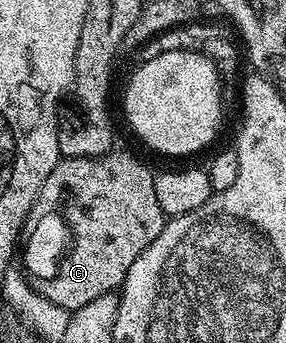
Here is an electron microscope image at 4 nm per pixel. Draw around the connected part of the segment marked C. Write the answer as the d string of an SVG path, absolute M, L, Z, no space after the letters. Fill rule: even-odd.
M120 151L107 153L102 158L67 157L58 161L55 171L51 171L47 183L43 183L37 202L33 204L33 210L29 212L27 232L23 237L23 249L25 245L25 265L23 264L23 269L32 278L35 291L39 291L39 295L51 299L51 303L59 303L59 307L72 311L79 307L87 307L87 303L99 299L99 295L120 290L127 271L131 271L131 263L135 263L135 259L139 259L139 255L143 255L143 251L157 238L159 231L163 231L167 220L163 207L159 207L159 198L155 196L154 176L154 170L149 170L139 158L132 157L129 153L120 153Z

